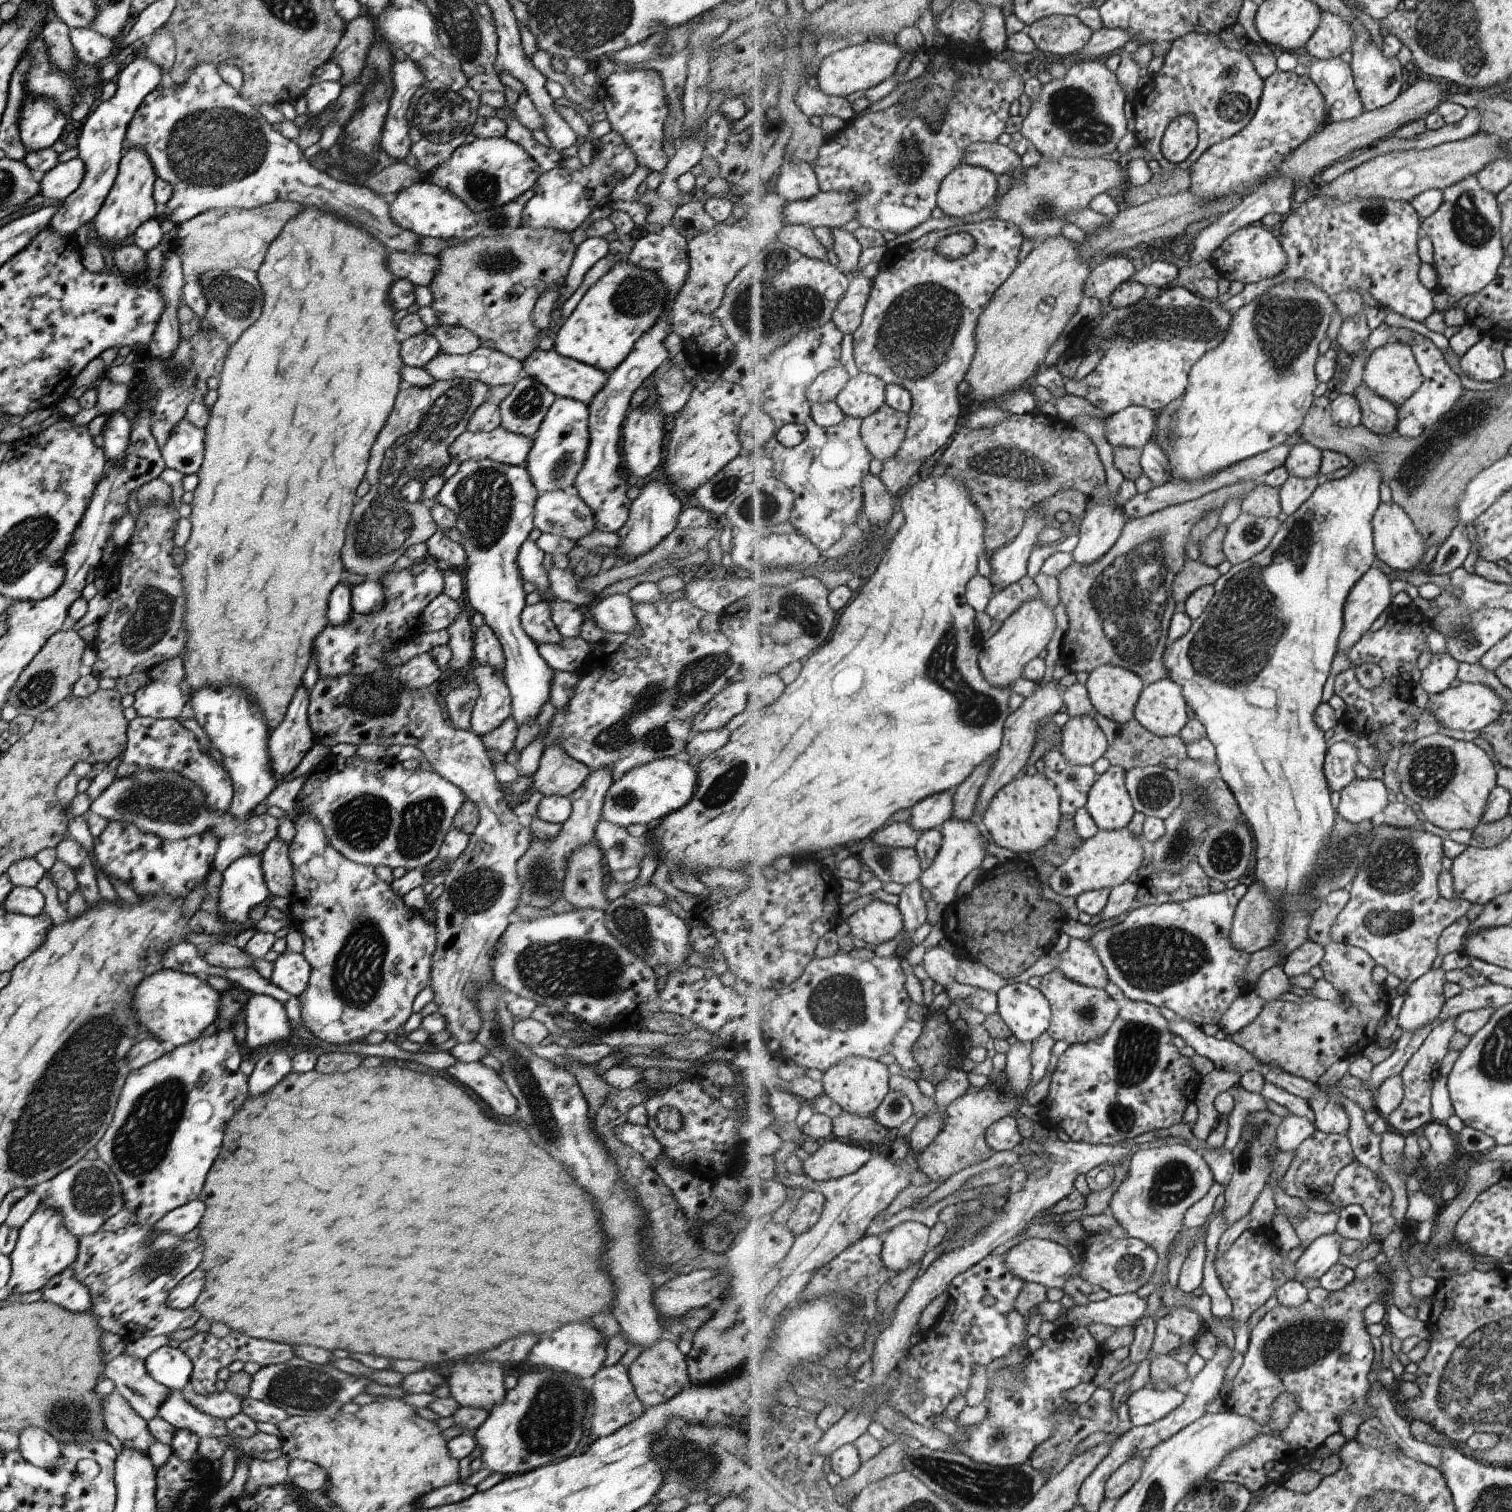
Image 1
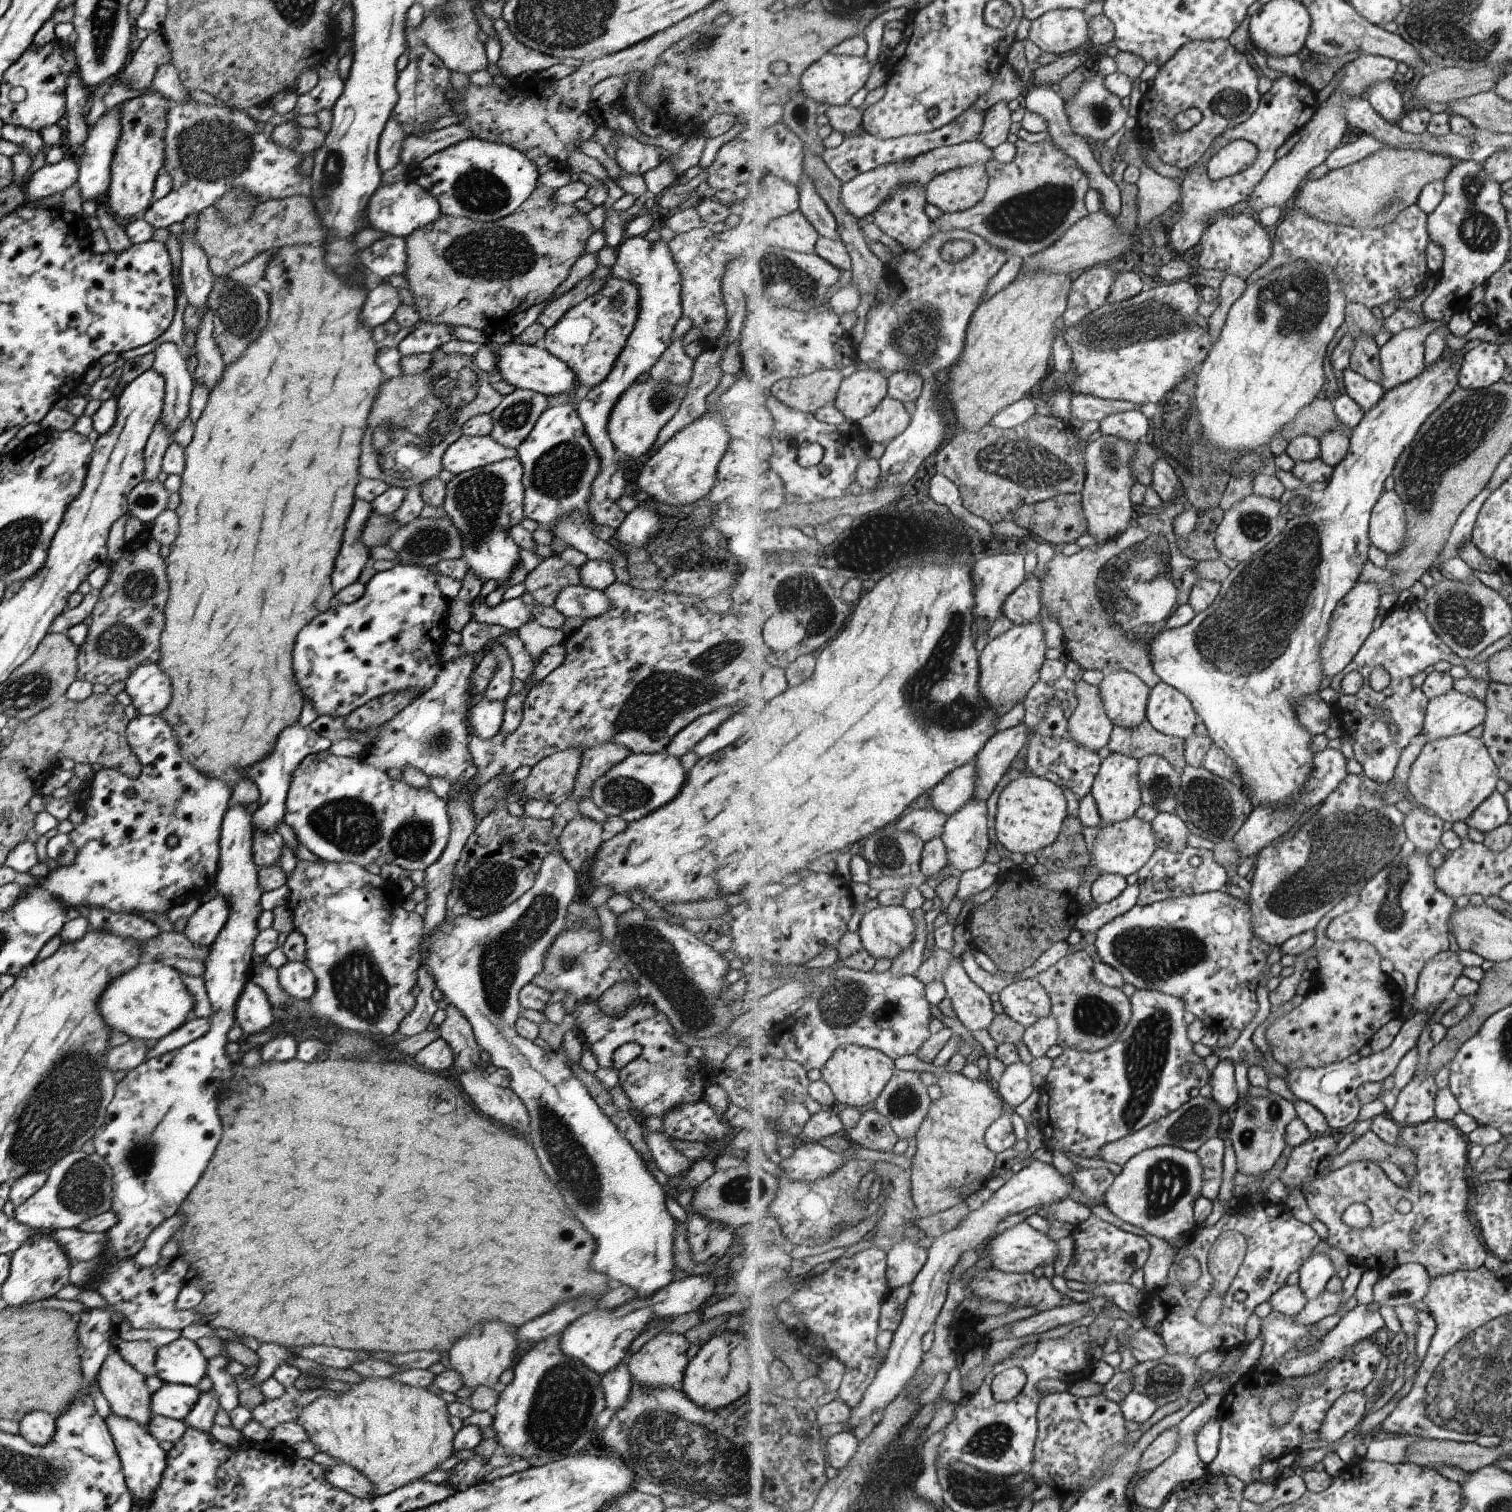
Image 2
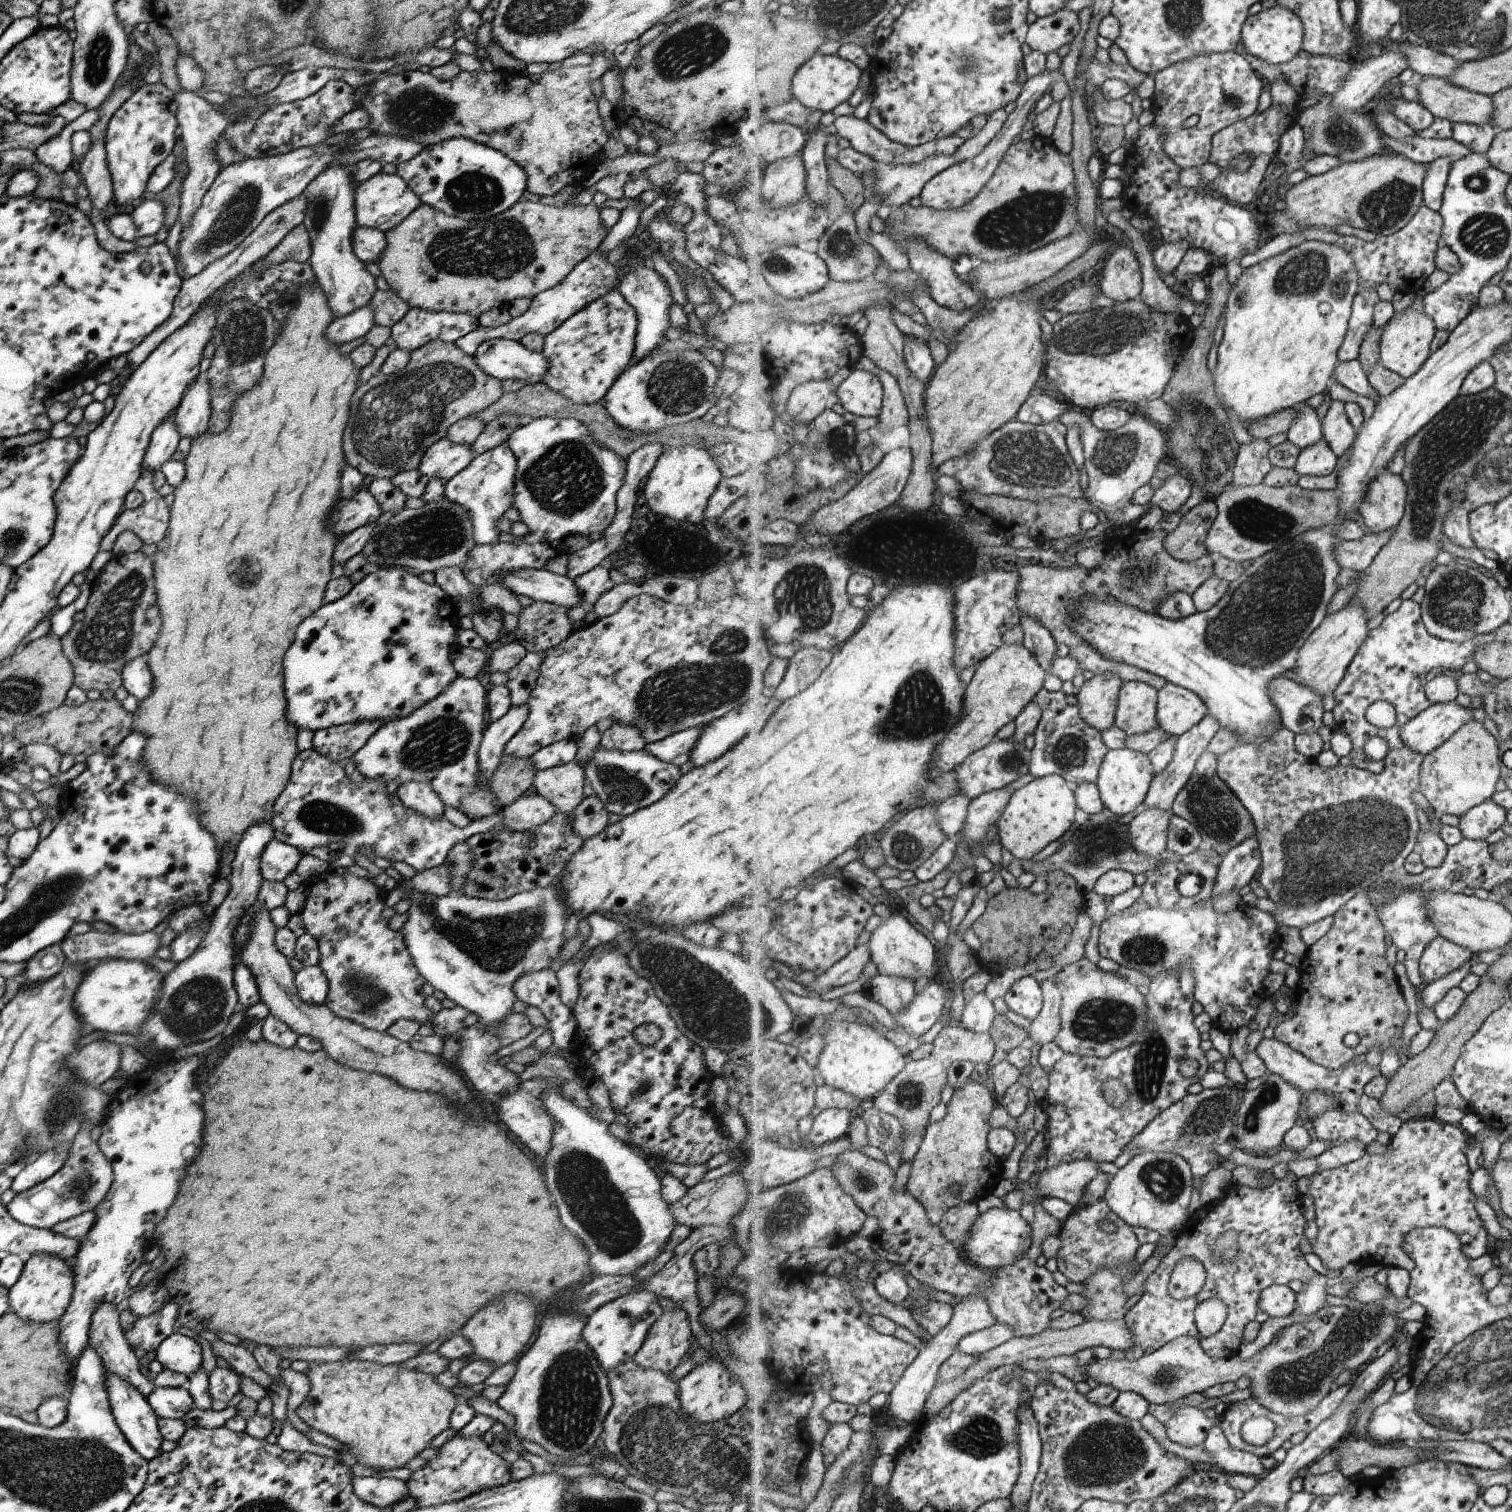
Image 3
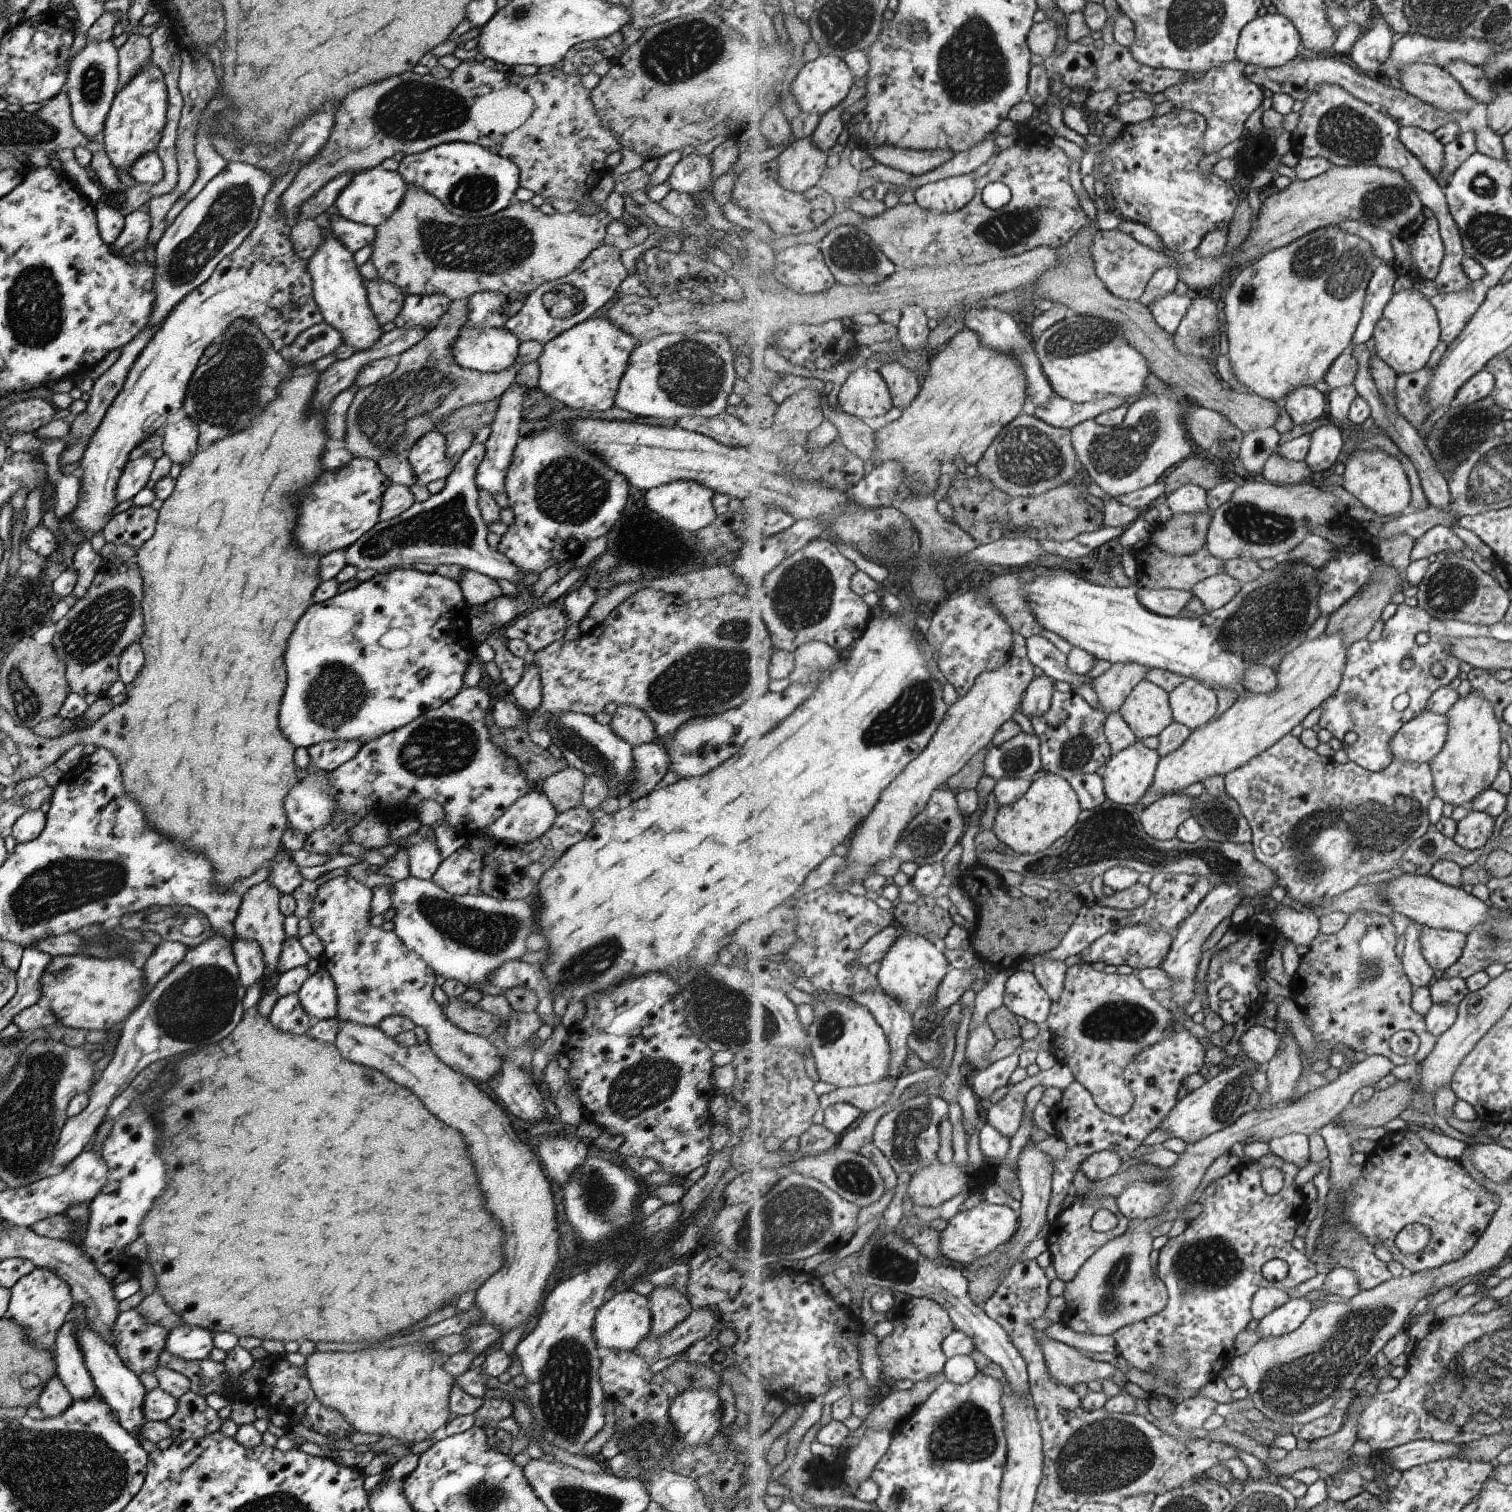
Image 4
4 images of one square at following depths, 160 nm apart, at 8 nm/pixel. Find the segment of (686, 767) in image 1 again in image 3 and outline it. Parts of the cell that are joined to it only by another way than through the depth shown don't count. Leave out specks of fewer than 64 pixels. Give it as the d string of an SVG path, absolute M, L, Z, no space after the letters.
M597 747L593 756L581 764L581 768L584 771L584 778L587 778L593 790L593 795L599 798L605 811L622 817L660 800L681 776L677 766L661 762L643 749L623 752Z

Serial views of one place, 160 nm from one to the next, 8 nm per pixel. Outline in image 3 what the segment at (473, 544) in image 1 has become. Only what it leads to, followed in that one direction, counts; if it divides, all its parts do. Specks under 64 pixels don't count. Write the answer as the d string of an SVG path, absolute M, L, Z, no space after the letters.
M504 441L492 450L475 455L475 458L467 464L467 468L463 468L443 485L440 497L447 498L455 506L461 506L469 514L471 538L475 546L499 543L499 532L495 528L495 520L499 520L502 514L513 506L515 472L515 458Z

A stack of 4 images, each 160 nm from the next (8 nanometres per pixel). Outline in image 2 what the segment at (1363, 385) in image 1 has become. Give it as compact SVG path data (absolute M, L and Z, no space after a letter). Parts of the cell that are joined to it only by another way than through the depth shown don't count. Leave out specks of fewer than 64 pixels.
M1351 367L1346 369L1343 374L1342 380L1346 392L1361 405L1365 412L1369 412L1382 401L1386 393L1383 385L1369 380Z

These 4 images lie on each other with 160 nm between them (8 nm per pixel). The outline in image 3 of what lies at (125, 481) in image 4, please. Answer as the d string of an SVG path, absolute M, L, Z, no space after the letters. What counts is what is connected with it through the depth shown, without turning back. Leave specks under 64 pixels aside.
M177 408L163 418L163 422L151 432L151 439L143 460L141 460L141 470L153 470L154 472L163 466L172 454L178 449L179 434L177 434L177 424L175 424L175 412Z

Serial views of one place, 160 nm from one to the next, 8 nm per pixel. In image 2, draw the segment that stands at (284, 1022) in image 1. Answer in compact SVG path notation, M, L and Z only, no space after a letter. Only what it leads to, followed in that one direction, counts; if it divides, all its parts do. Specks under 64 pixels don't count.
M250 980L244 984L242 993L239 994L237 1002L235 1003L234 1018L237 1026L239 1026L245 1036L255 1034L265 1030L274 1020L272 1008L260 986L253 984Z

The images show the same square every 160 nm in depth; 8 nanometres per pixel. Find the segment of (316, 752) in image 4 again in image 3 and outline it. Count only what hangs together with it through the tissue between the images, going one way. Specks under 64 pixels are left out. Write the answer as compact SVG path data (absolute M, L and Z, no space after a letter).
M363 720L355 724L339 724L315 730L311 738L311 749L331 762L344 762L367 742L374 730L381 726L379 720Z

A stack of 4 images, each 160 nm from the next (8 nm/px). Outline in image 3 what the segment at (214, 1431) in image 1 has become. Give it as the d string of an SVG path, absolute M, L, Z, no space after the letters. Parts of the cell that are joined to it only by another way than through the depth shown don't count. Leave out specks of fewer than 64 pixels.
M155 1387L146 1397L146 1402L156 1419L181 1419L193 1406L193 1398L182 1387Z

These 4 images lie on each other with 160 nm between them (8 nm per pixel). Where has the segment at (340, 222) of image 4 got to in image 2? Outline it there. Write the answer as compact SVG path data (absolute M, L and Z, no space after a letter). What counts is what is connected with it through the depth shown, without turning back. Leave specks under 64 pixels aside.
M382 234L369 246L363 248L358 255L366 270L385 279L389 275L404 273L406 252L403 238Z

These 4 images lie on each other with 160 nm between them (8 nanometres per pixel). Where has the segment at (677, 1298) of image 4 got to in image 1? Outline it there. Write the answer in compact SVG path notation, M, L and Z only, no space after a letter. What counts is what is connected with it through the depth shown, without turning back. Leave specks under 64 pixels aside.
M669 1336L657 1339L650 1347L643 1349L626 1367L626 1371L629 1382L634 1388L635 1396L641 1403L643 1410L657 1406L661 1402L667 1402L685 1382L688 1382L685 1357Z

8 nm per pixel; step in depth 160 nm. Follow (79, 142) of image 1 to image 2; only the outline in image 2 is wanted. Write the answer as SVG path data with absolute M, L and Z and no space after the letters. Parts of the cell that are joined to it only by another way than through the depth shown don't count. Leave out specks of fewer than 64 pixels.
M116 105L96 120L82 144L83 156L77 159L76 178L82 201L92 198L103 201L108 189L109 165L119 136L119 113Z

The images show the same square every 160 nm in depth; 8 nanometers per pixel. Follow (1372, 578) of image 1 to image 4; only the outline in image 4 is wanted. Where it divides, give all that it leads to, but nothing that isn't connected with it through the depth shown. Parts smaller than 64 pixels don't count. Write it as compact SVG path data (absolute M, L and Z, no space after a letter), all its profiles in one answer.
M1343 632L1324 633L1314 640L1306 640L1291 654L1287 654L1277 667L1277 690L1269 694L1245 692L1221 718L1212 719L1207 725L1193 731L1179 750L1163 757L1155 780L1140 803L1147 808L1166 795L1181 792L1197 782L1203 783L1205 778L1227 776L1229 772L1245 766L1255 756L1275 746L1281 738L1291 734L1295 726L1301 725L1315 708L1320 708L1323 702L1331 698L1331 694L1339 690L1347 656L1349 646L1345 644Z

